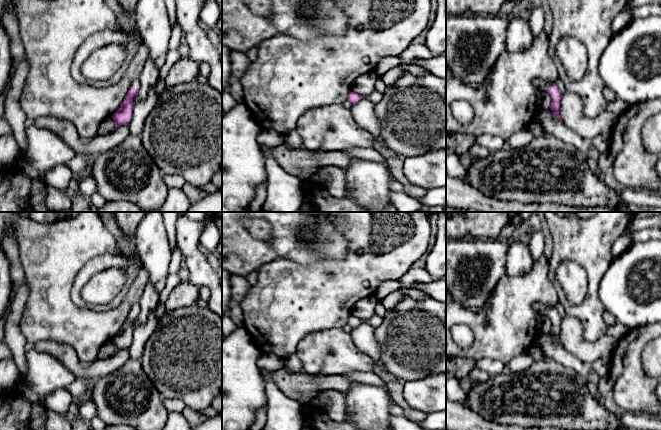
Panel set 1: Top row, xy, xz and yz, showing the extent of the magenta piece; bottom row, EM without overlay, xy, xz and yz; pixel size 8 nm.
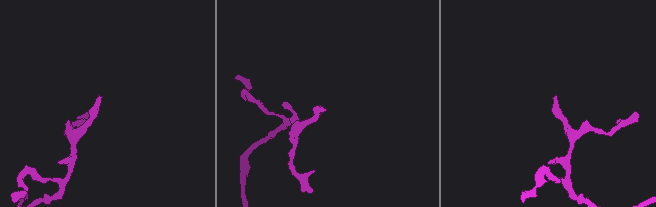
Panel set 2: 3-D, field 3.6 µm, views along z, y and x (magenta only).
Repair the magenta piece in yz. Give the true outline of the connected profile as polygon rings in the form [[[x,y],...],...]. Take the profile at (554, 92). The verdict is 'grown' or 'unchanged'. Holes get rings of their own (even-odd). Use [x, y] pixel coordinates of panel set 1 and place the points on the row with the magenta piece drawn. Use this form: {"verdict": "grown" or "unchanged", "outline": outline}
{"verdict": "grown", "outline": [[[534,79],[532,81],[533,85],[542,91],[547,91],[551,96],[550,109],[553,111],[554,116],[557,120],[562,120],[560,115],[560,100],[561,93],[557,87],[556,83],[548,83],[541,79]]]}

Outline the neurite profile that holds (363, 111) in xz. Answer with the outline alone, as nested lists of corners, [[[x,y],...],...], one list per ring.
[[[362,97],[350,108],[356,123],[375,138],[380,136],[381,126],[375,114],[375,104],[367,98]]]

